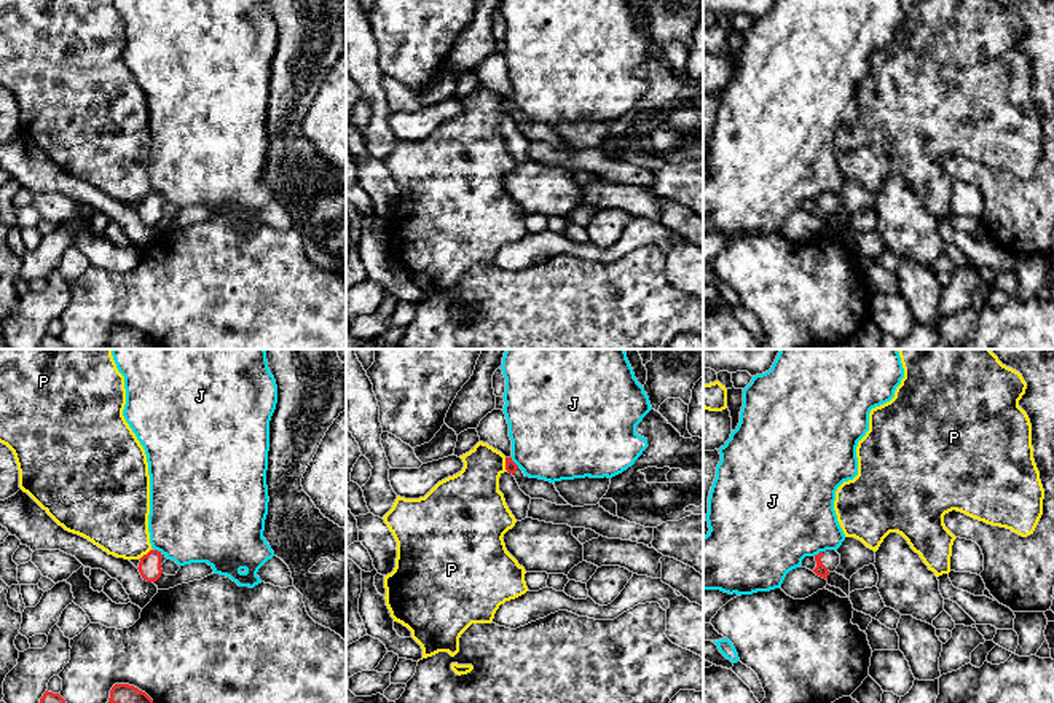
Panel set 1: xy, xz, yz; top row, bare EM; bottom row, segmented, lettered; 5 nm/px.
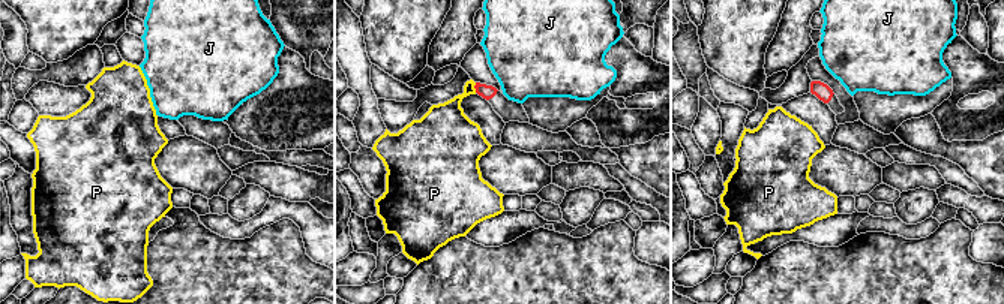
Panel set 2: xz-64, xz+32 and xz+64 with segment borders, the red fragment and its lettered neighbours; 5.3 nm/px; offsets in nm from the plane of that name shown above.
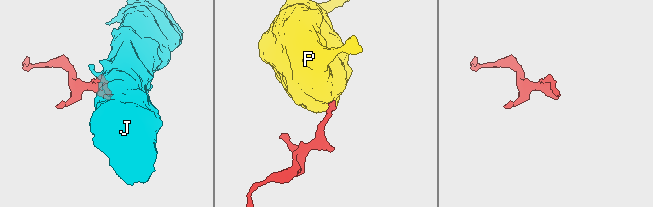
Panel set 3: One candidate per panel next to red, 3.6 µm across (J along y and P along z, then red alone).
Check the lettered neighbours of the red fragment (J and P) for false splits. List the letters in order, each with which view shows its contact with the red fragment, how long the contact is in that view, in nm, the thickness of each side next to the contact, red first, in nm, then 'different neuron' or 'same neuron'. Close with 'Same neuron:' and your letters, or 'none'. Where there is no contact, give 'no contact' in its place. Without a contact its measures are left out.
J: meets red in xz; contact 80 nm long; 60 nm thick on the red side, 460 nm on the other; different neuron
P: meets red in xz; contact 70 nm long; 60 nm thick on the red side, 300 nm on the other; different neuron
Same neuron: none

